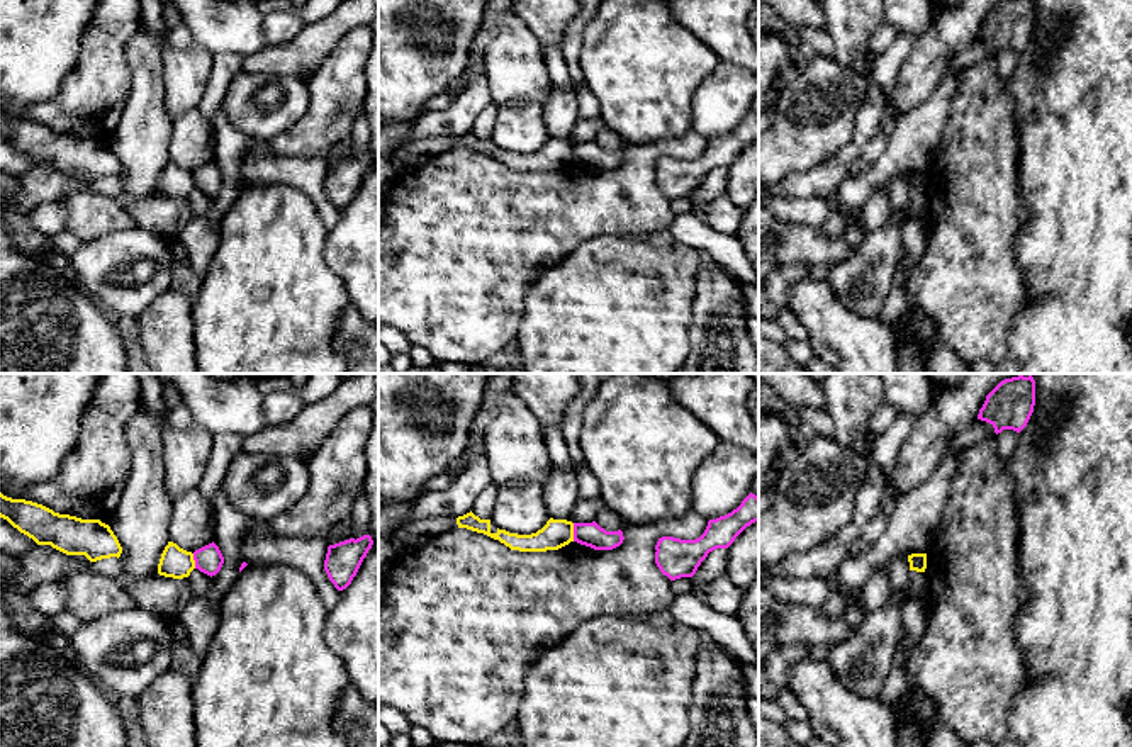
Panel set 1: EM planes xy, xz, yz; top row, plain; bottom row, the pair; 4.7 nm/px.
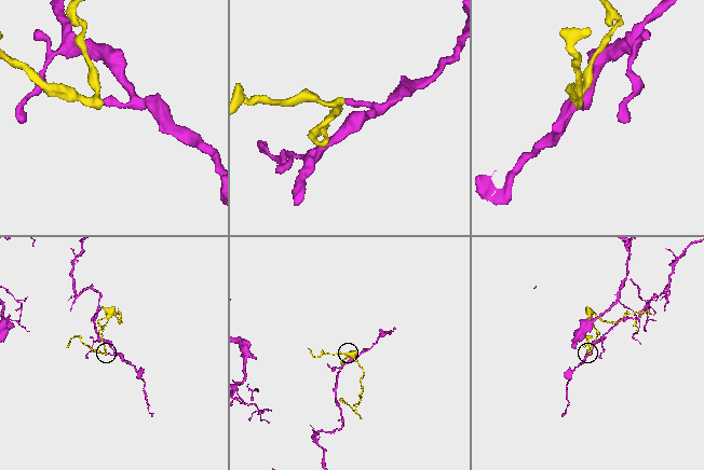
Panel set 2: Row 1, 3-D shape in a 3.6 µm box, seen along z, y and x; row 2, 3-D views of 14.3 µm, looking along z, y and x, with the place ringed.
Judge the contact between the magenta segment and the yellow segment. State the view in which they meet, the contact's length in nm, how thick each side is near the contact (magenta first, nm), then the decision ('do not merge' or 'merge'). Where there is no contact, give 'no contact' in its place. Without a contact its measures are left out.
meets magenta in xz; contact 90 nm long; 110 nm thick on the magenta side, 140 nm on the other; do not merge

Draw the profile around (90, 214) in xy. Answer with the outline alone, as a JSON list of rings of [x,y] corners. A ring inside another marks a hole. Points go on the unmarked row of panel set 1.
[[[85,175],[71,177],[78,178],[85,188],[59,200],[68,209],[64,231],[92,241],[136,226],[129,212],[117,200],[95,192]]]

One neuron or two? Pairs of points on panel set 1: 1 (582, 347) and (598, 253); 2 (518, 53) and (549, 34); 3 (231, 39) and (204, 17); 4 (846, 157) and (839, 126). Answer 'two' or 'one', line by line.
1: one
2: two
3: one
4: two

